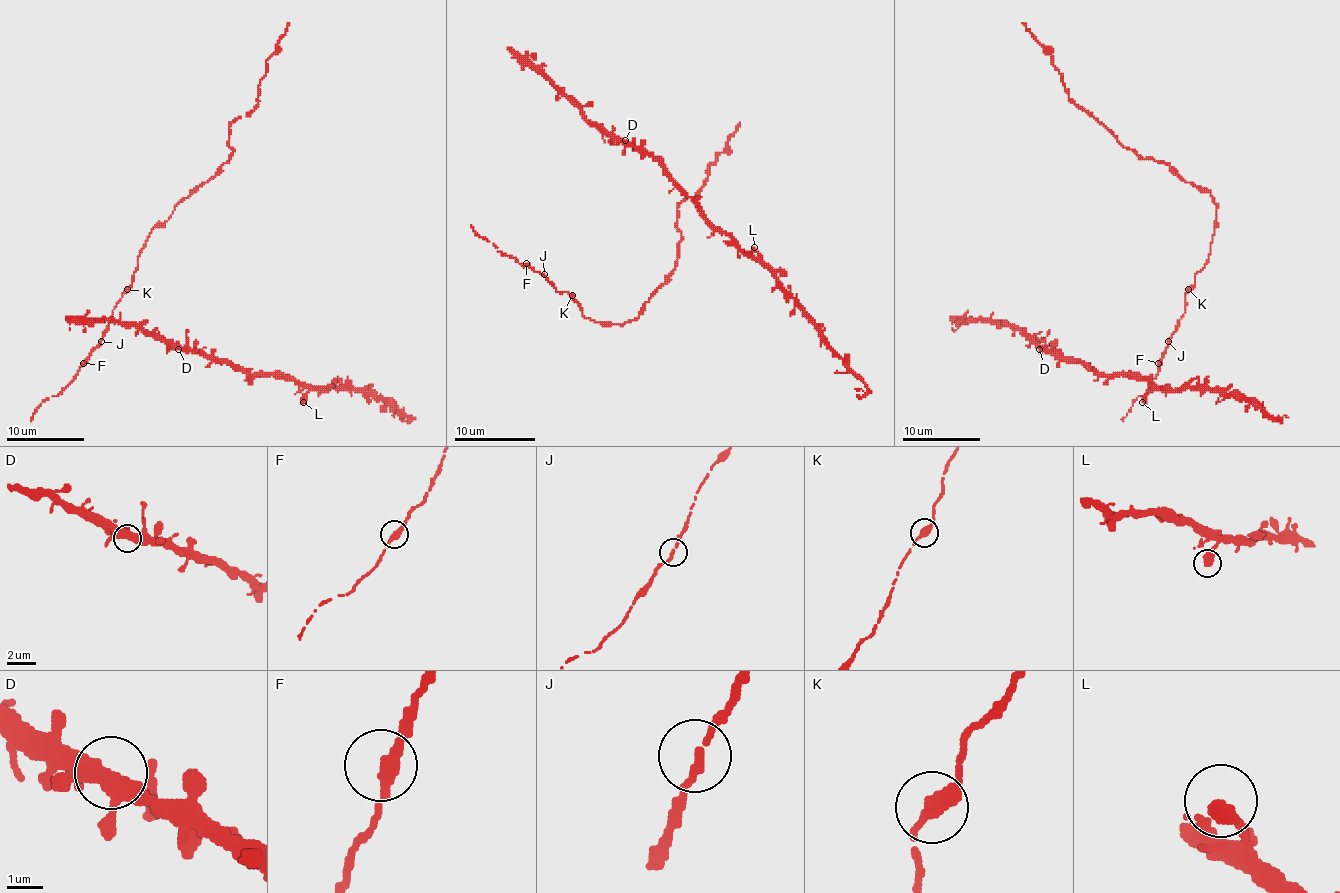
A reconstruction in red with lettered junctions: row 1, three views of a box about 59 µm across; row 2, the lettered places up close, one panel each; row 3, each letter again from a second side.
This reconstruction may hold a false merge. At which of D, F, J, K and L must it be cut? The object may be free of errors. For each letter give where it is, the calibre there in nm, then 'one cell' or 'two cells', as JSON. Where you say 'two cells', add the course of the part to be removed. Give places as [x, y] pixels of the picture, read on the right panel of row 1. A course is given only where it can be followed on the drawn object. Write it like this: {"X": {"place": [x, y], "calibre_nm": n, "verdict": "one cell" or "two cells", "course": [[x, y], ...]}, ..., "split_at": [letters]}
{"D": {"place": [1039, 349], "calibre_nm": 380, "verdict": "one cell"}, "F": {"place": [1158, 363], "calibre_nm": 360, "verdict": "one cell"}, "J": {"place": [1168, 341], "calibre_nm": 240, "verdict": "one cell"}, "K": {"place": [1188, 289], "calibre_nm": 500, "verdict": "one cell"}, "L": {"place": [1142, 402], "calibre_nm": 550, "verdict": "one cell"}, "split_at": []}

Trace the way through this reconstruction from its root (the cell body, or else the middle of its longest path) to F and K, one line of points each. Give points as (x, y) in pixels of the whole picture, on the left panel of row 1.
F: (101, 341), (83, 363)
K: (101, 341), (116, 303), (128, 289)

